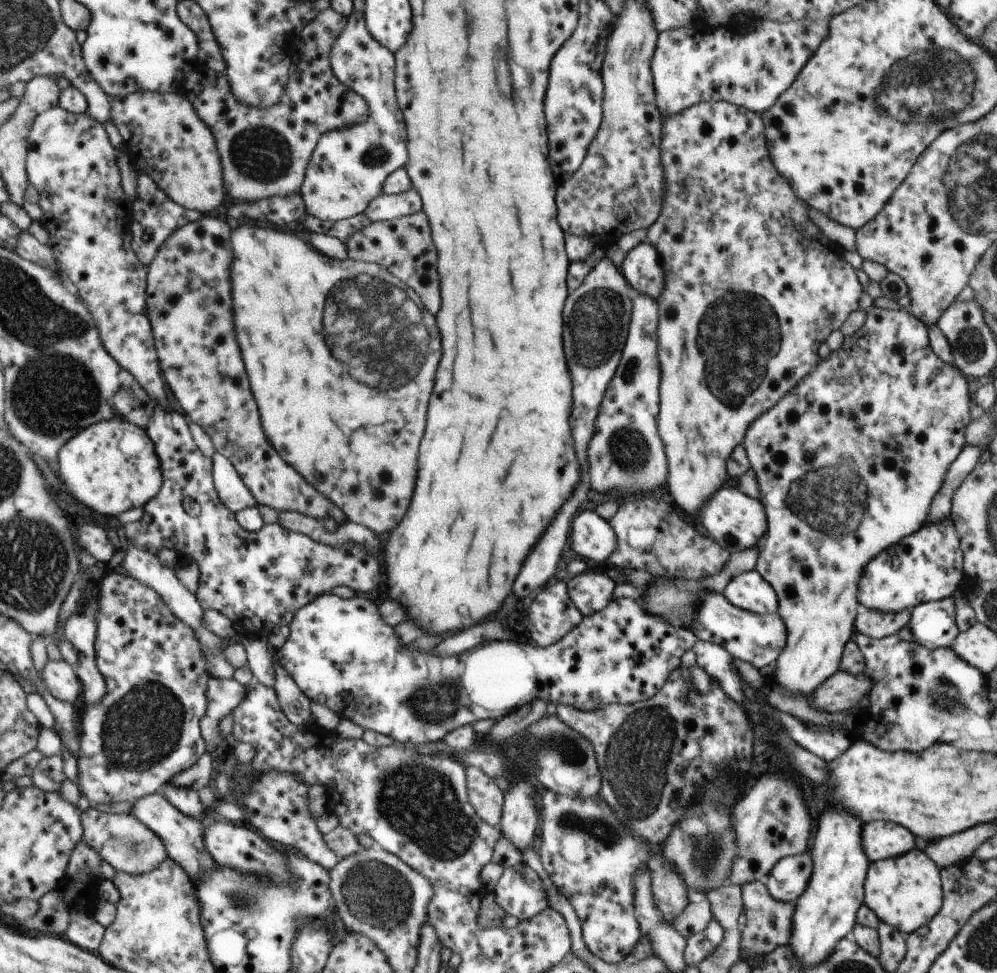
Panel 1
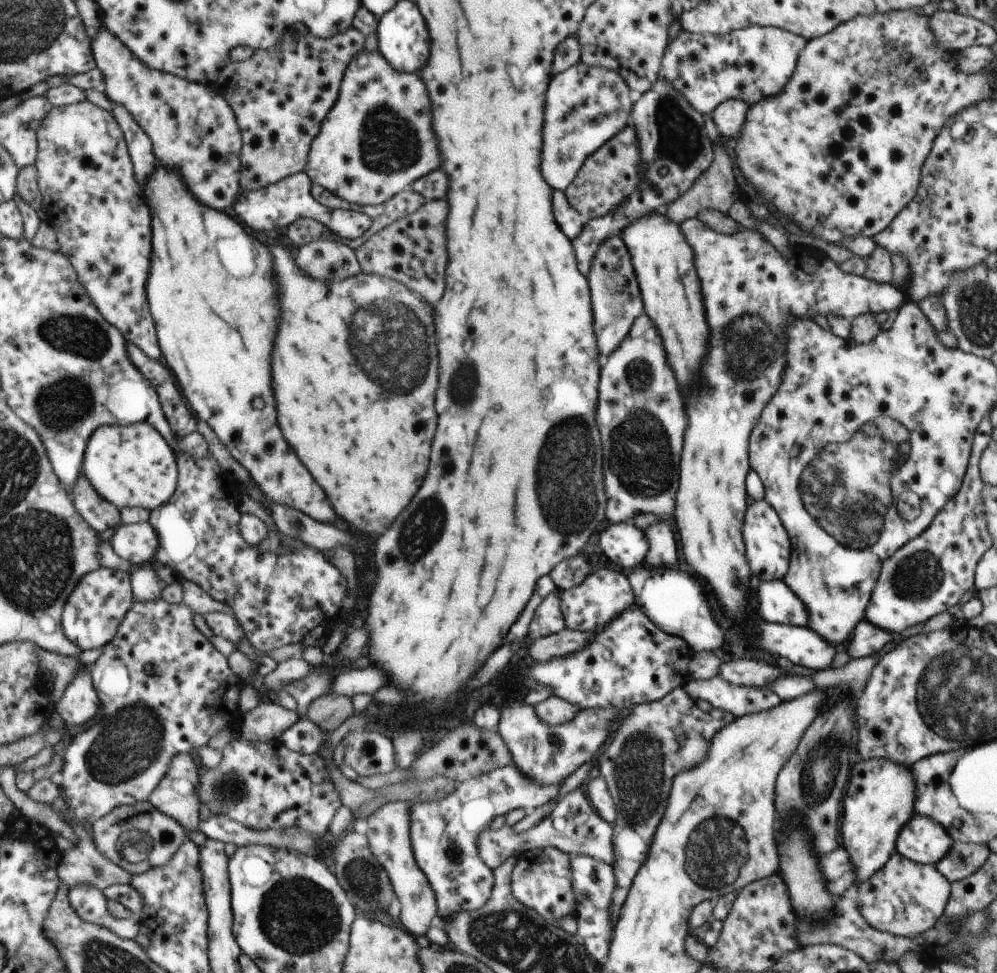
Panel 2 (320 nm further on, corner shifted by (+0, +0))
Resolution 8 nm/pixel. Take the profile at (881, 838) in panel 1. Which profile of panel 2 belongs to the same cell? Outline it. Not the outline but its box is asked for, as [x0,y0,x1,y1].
[895,814,951,865]

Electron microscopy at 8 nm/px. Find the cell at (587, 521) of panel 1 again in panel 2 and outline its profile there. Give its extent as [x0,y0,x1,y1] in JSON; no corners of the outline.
[597,521,650,568]

